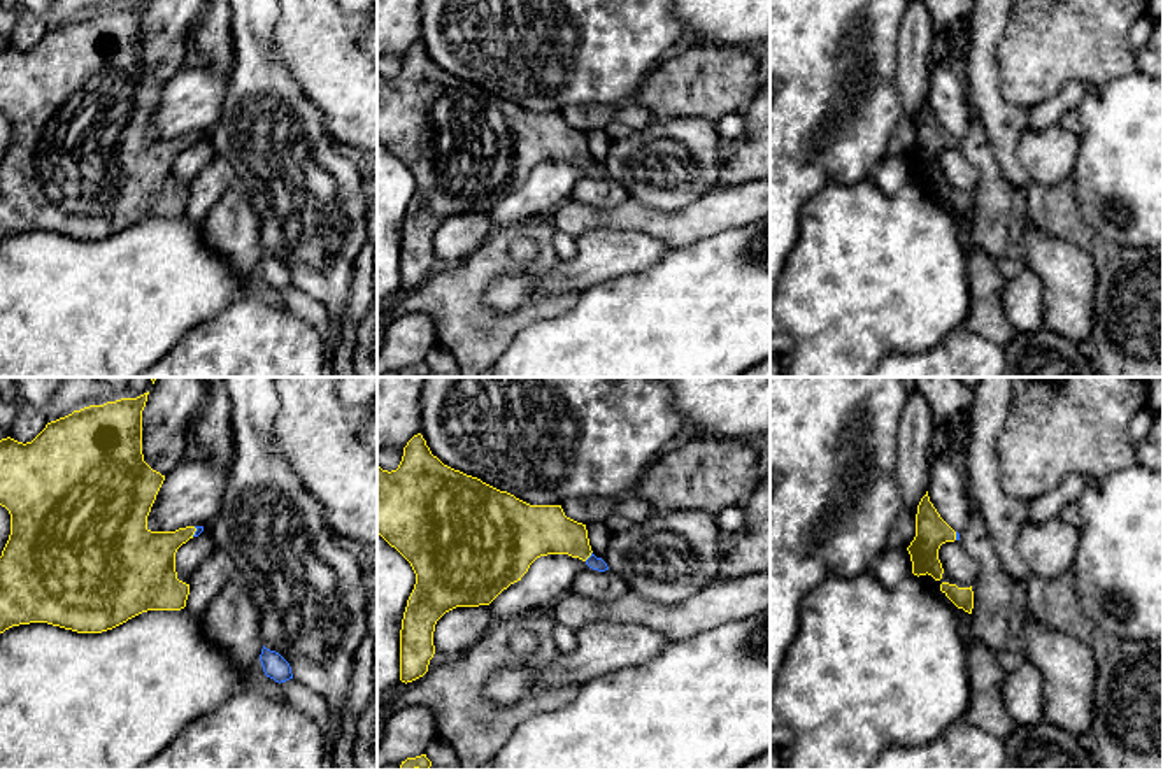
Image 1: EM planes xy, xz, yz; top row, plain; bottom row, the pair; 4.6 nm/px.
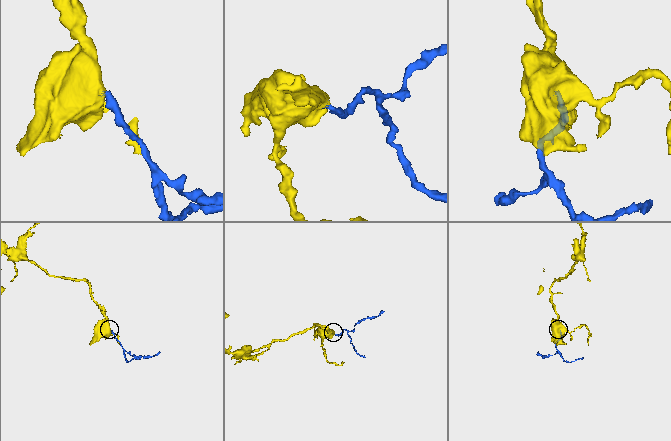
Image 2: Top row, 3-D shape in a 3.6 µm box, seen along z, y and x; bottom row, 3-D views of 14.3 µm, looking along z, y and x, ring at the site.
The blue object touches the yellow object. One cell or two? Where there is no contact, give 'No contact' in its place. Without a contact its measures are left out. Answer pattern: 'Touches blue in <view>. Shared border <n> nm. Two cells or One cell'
Touches blue in xz. Shared border 60 nm. One cell

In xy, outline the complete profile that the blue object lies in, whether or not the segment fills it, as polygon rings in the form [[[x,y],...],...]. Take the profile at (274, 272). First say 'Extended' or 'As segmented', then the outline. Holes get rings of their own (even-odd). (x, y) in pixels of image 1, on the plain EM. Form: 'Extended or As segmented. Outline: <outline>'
As segmented. Outline: [[[263,253],[260,268],[267,284],[274,286],[275,289],[286,289],[293,286],[289,270],[275,258],[270,258]]]

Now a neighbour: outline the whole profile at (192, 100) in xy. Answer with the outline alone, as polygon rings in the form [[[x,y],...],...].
[[[212,65],[181,68],[165,88],[147,123],[147,137],[175,139],[186,133],[207,133],[228,93],[230,74]]]

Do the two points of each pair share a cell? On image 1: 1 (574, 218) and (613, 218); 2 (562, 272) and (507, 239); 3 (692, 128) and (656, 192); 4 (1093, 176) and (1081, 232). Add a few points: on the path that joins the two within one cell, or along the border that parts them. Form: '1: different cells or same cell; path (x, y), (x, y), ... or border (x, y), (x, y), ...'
1: same cell; path (583, 218), (604, 218)
2: different cells; border (560, 260), (551, 267), (537, 267)
3: same cell; path (692, 144), (663, 176)
4: different cells; border (1074, 179), (1079, 216), (1091, 228)

